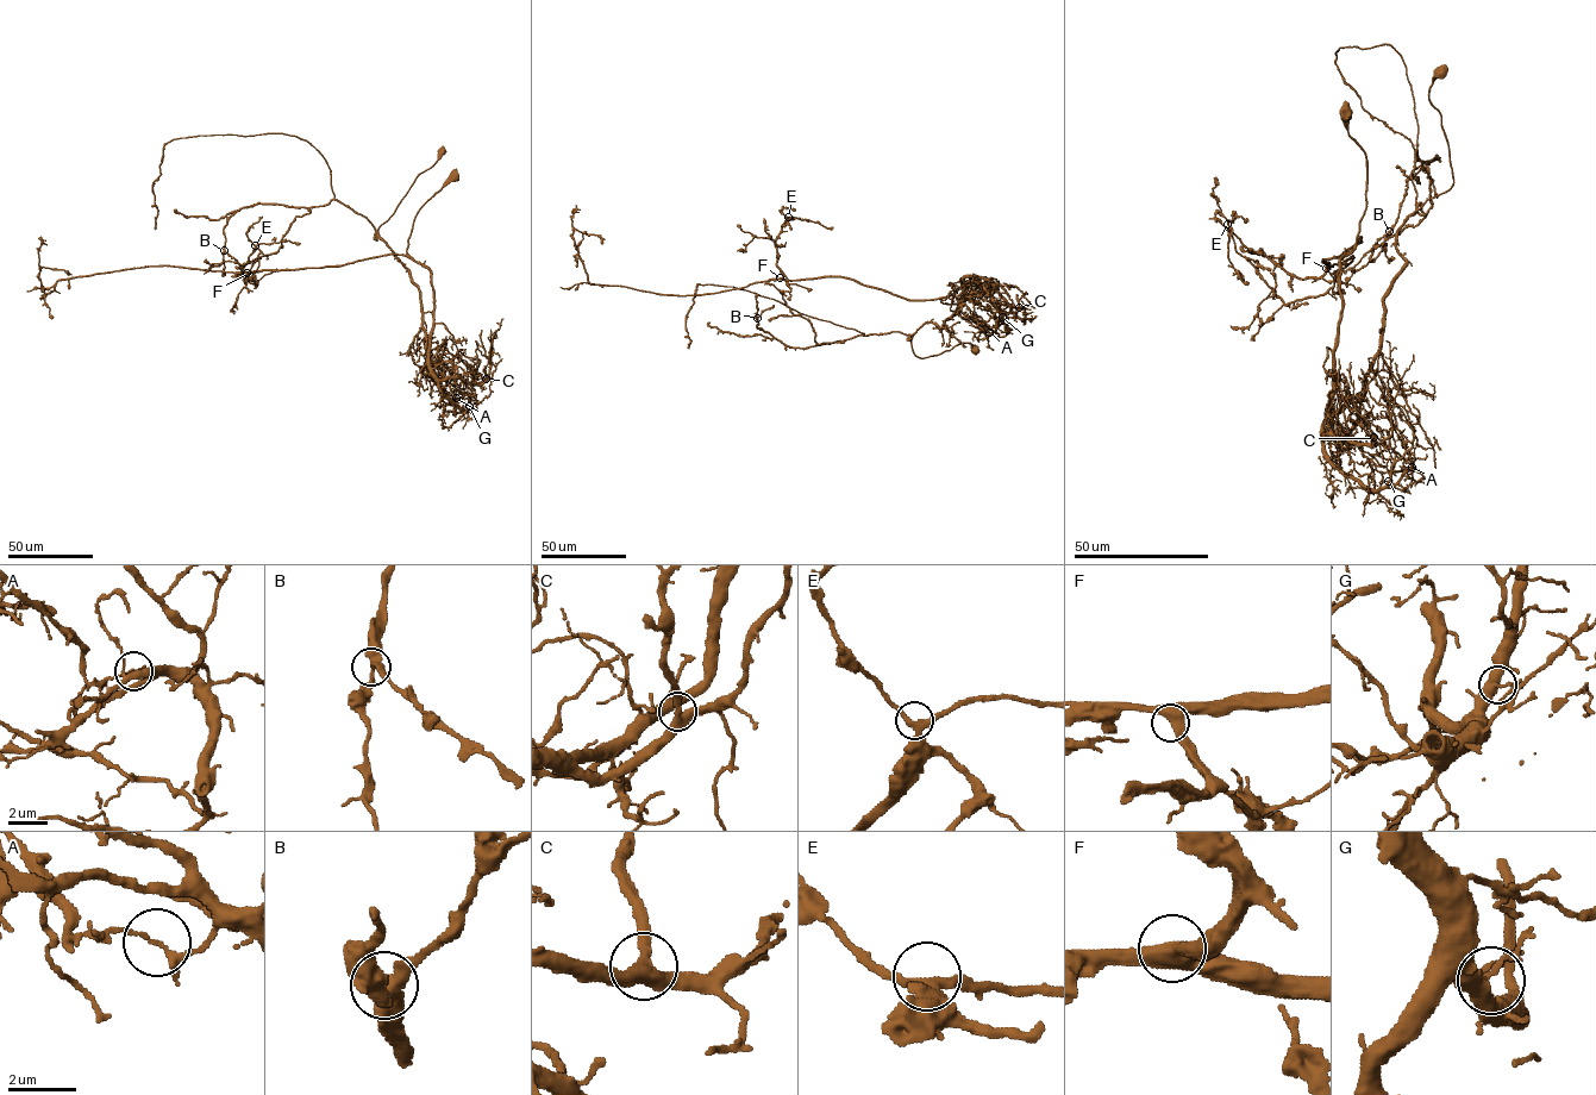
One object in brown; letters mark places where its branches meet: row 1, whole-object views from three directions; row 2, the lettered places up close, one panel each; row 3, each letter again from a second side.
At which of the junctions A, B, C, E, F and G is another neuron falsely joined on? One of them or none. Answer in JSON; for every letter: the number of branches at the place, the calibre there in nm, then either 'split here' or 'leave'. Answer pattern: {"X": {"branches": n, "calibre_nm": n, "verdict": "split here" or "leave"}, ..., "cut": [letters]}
{"A": {"branches": 3, "calibre_nm": 160, "verdict": "split here"}, "B": {"branches": 3, "calibre_nm": 320, "verdict": "leave"}, "C": {"branches": 3, "calibre_nm": 400, "verdict": "leave"}, "E": {"branches": 3, "calibre_nm": 280, "verdict": "leave"}, "F": {"branches": 3, "calibre_nm": 440, "verdict": "leave"}, "G": {"branches": 3, "calibre_nm": 400, "verdict": "leave"}, "cut": ["A"]}

